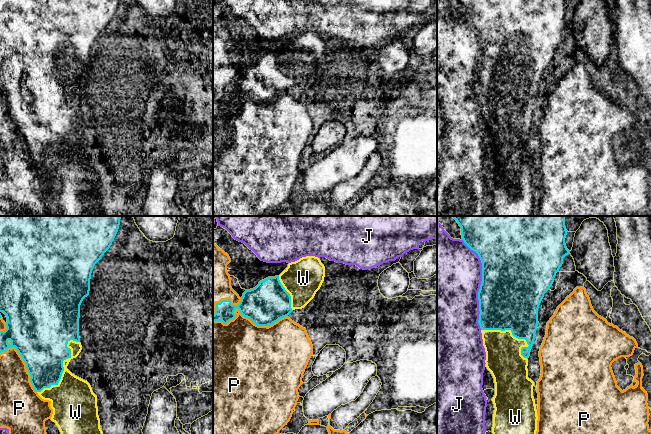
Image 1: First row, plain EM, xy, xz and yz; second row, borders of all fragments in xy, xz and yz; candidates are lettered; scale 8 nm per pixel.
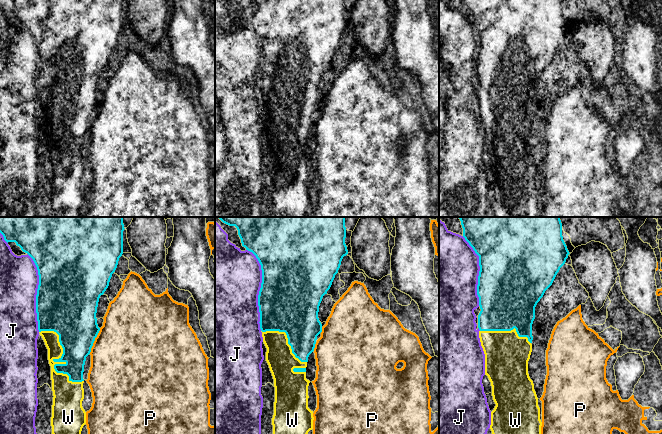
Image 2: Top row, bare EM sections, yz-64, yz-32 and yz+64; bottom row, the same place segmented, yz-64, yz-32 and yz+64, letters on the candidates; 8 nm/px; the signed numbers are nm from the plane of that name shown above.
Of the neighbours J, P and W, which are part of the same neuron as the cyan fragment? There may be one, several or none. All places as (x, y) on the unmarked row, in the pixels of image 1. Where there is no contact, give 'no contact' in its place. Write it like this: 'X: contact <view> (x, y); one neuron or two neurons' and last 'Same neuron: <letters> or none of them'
J: contact yz (481, 60); two neurons
P: contact xz (236, 83); two neurons
W: contact yz (515, 112); one neuron
Same neuron: W

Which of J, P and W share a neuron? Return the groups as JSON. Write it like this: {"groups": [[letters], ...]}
{"groups": [["J"], ["P"], ["W"]]}

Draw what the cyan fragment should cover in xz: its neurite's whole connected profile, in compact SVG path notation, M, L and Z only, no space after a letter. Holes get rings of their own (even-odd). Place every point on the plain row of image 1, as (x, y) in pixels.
M302 33L289 39L279 52L268 53L260 57L255 64L246 66L238 81L232 81L230 75L216 79L213 97L222 97L227 100L237 92L234 89L237 84L244 93L249 94L258 102L272 101L279 95L288 92L293 86L304 84L320 65L324 53L325 43L318 33Z

